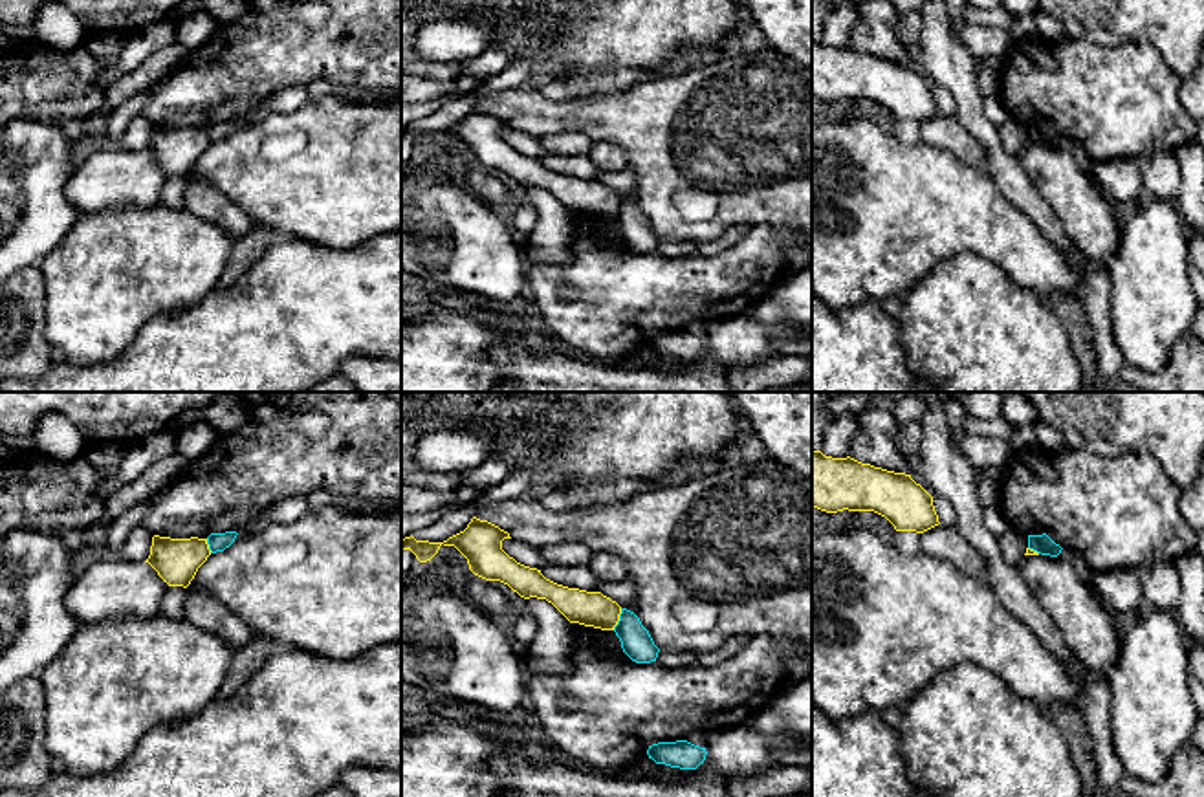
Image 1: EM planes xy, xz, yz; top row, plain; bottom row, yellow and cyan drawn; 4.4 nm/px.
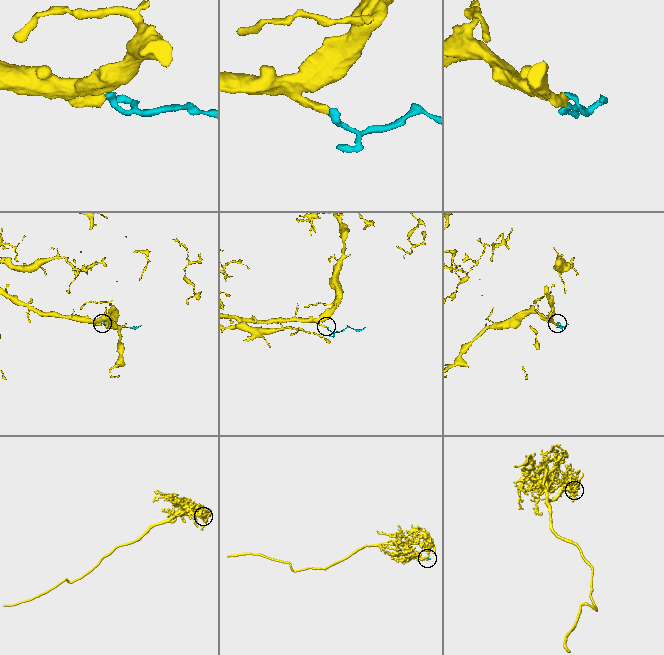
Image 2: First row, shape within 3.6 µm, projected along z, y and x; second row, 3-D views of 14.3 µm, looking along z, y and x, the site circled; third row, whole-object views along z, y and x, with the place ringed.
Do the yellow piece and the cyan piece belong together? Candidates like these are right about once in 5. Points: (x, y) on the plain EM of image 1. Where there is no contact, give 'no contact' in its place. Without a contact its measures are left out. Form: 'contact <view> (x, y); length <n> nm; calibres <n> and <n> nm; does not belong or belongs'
contact xz (618, 209); length 100 nm; calibres 160 and 140 nm; does not belong

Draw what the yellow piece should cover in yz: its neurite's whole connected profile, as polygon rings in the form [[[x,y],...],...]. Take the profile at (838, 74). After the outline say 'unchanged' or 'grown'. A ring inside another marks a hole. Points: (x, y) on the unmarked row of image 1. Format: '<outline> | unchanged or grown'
[[[812,40],[812,95],[826,103],[874,101],[896,121],[924,123],[940,114],[933,86],[911,64],[821,40]]] | unchanged

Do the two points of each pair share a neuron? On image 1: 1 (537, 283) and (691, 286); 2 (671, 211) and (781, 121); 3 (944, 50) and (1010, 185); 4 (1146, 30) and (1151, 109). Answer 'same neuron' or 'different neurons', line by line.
1: same neuron
2: same neuron
3: same neuron
4: different neurons

